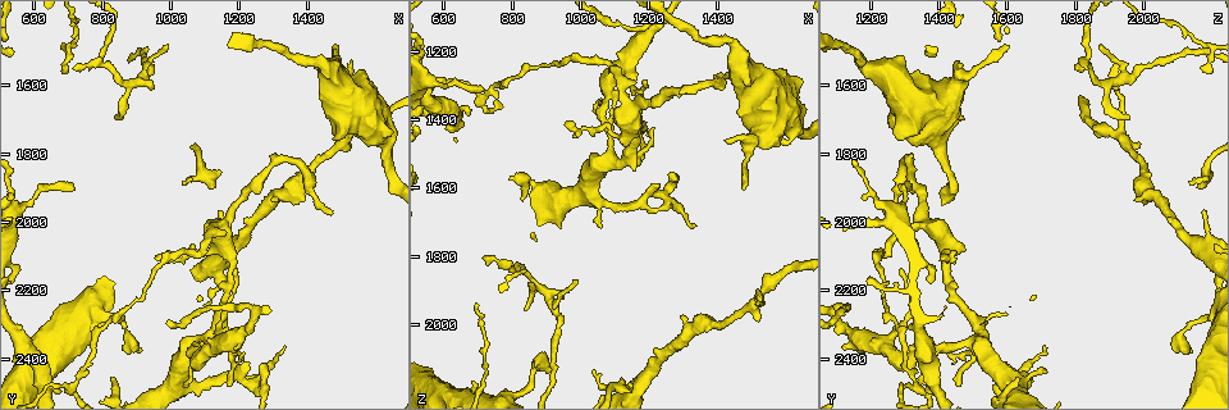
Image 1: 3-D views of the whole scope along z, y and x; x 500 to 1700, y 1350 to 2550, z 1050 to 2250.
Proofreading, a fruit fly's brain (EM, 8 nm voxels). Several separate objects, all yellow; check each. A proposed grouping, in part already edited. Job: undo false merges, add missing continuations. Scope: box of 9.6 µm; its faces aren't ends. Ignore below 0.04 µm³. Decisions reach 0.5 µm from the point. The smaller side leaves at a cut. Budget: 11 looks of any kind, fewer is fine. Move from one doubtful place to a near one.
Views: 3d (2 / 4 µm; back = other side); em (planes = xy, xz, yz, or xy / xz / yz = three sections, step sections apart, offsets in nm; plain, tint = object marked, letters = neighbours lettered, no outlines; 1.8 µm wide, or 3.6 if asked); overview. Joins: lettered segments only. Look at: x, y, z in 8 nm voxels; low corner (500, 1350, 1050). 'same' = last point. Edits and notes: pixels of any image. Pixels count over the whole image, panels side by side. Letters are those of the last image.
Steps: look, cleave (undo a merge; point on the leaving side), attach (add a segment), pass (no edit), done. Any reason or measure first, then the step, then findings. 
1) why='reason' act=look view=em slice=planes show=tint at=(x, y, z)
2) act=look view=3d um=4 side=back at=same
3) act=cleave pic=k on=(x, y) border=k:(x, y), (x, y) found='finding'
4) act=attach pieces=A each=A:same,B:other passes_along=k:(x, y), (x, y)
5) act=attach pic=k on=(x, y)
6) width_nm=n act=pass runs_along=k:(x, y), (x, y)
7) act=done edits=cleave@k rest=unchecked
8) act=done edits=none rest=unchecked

why='an open end' act=look view=em slice=planes show=letters at=(1260, 2420, 1560)

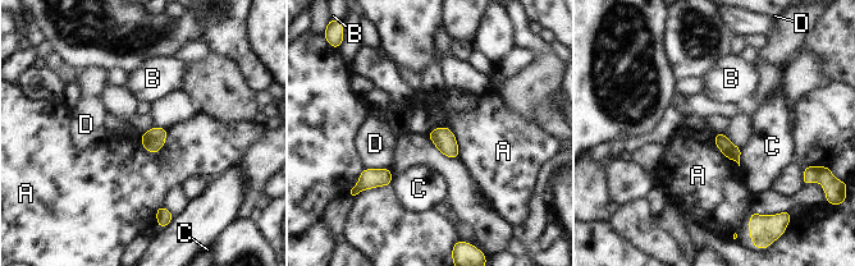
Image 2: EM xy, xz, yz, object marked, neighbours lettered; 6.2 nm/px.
width_nm=100 act=pass each=A:other,B:other,C:other,D:other border=2:(168, 129), (154, 154), (138, 141) found='no lettered segment goes on from it'

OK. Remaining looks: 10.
why='free end' act=look view=em slice=xz step=8 show=letters at=(1060, 2440, 1720)

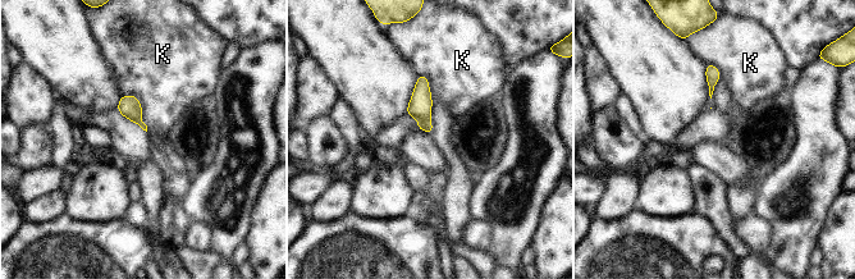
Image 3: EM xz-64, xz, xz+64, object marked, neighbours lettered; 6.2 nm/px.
act=pass each=K:other border=3:(122, 95), (138, 100), (147, 131) found='no lettered segment goes on from it'

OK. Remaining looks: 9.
why='branch stops here' act=look view=em slice=planes show=tint at=(910, 2380, 2140)

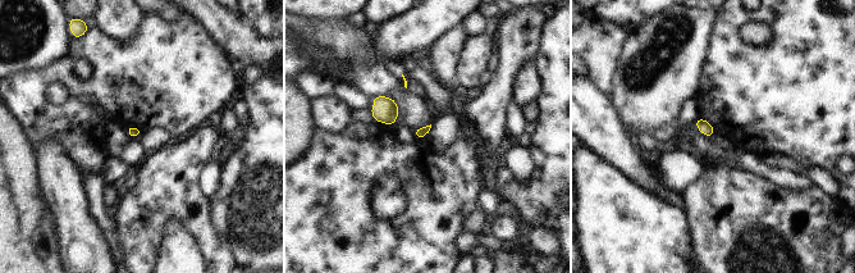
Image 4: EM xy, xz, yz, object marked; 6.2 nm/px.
act=look view=em slice=planes show=letters at=same

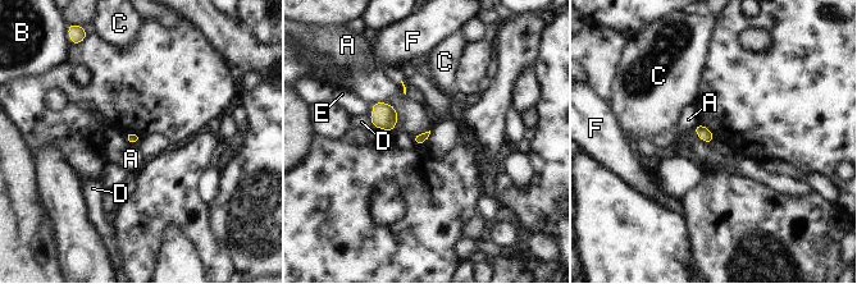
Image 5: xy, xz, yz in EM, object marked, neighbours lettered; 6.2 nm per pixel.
act=pass each=A:other,B:other,C:other,D:other,E:other,F:other border=5:(372, 102), (395, 109), (393, 129) found='none of them fits'

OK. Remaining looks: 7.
why='side arm on a straight run' act=look view=em um=3.6 slice=planes show=tint at=(1180, 2080, 2170)

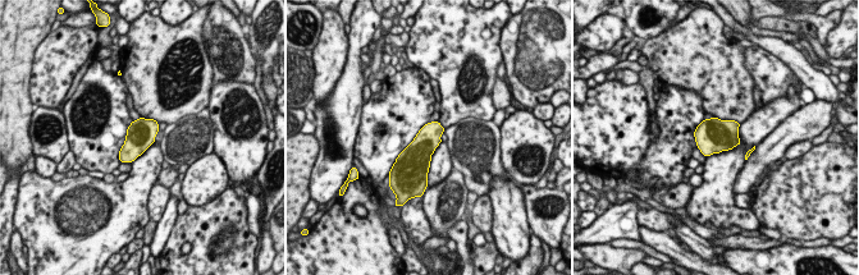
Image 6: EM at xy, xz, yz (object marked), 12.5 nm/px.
why='what lies round it' act=look view=em um=3.6 slice=planes show=letters at=same

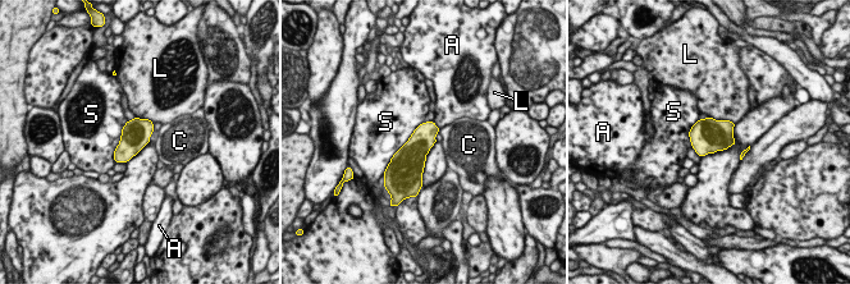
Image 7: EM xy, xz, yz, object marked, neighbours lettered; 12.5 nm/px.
act=pass each=A:other,C:other,L:other,S:other border=7:(423, 122), (393, 155), (387, 166) found='one neuron here'

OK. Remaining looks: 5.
act=done edits=none rest=unchecked

